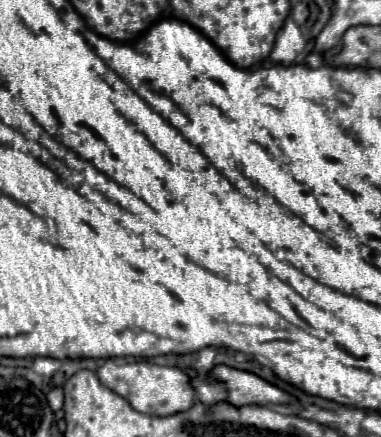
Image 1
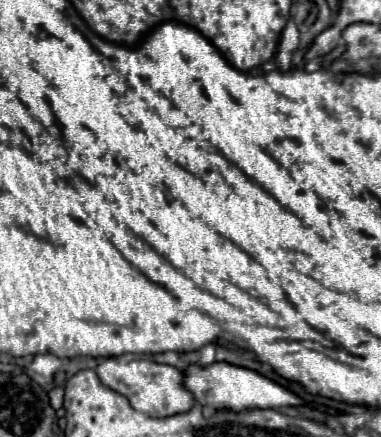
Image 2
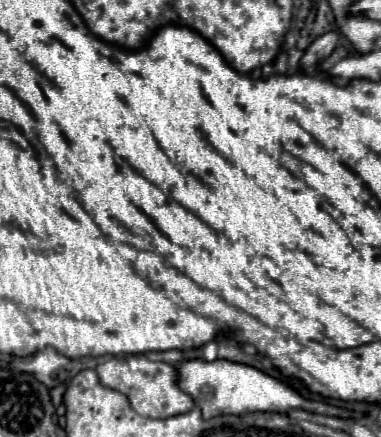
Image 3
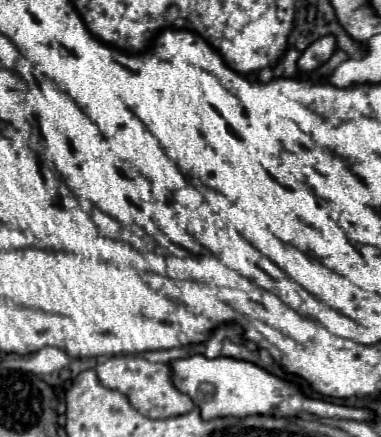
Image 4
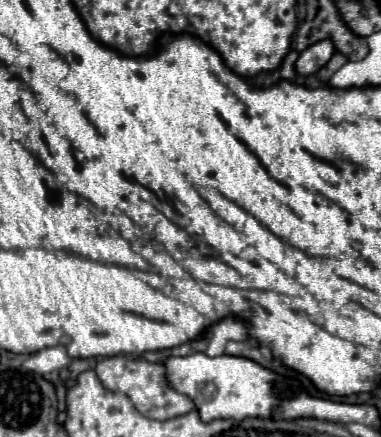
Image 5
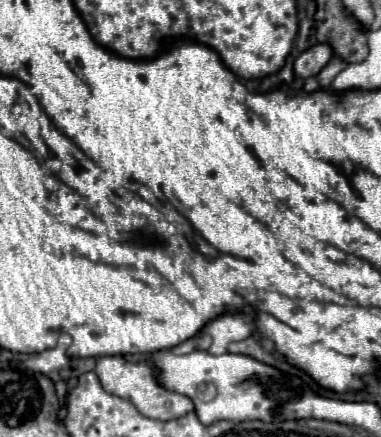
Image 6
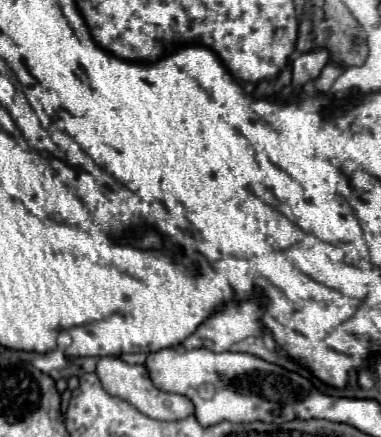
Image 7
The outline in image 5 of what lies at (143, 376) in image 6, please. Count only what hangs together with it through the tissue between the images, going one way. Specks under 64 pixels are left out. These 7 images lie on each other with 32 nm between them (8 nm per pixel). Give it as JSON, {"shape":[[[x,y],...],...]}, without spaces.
{"shape":[[[112,356],[112,358],[98,360],[96,374],[98,374],[100,382],[104,384],[104,388],[108,388],[110,392],[116,392],[116,394],[126,394],[132,400],[132,404],[136,406],[136,410],[148,418],[170,420],[170,418],[184,416],[190,410],[194,410],[194,402],[188,396],[184,396],[168,386],[162,364],[152,364],[144,358]]]}

